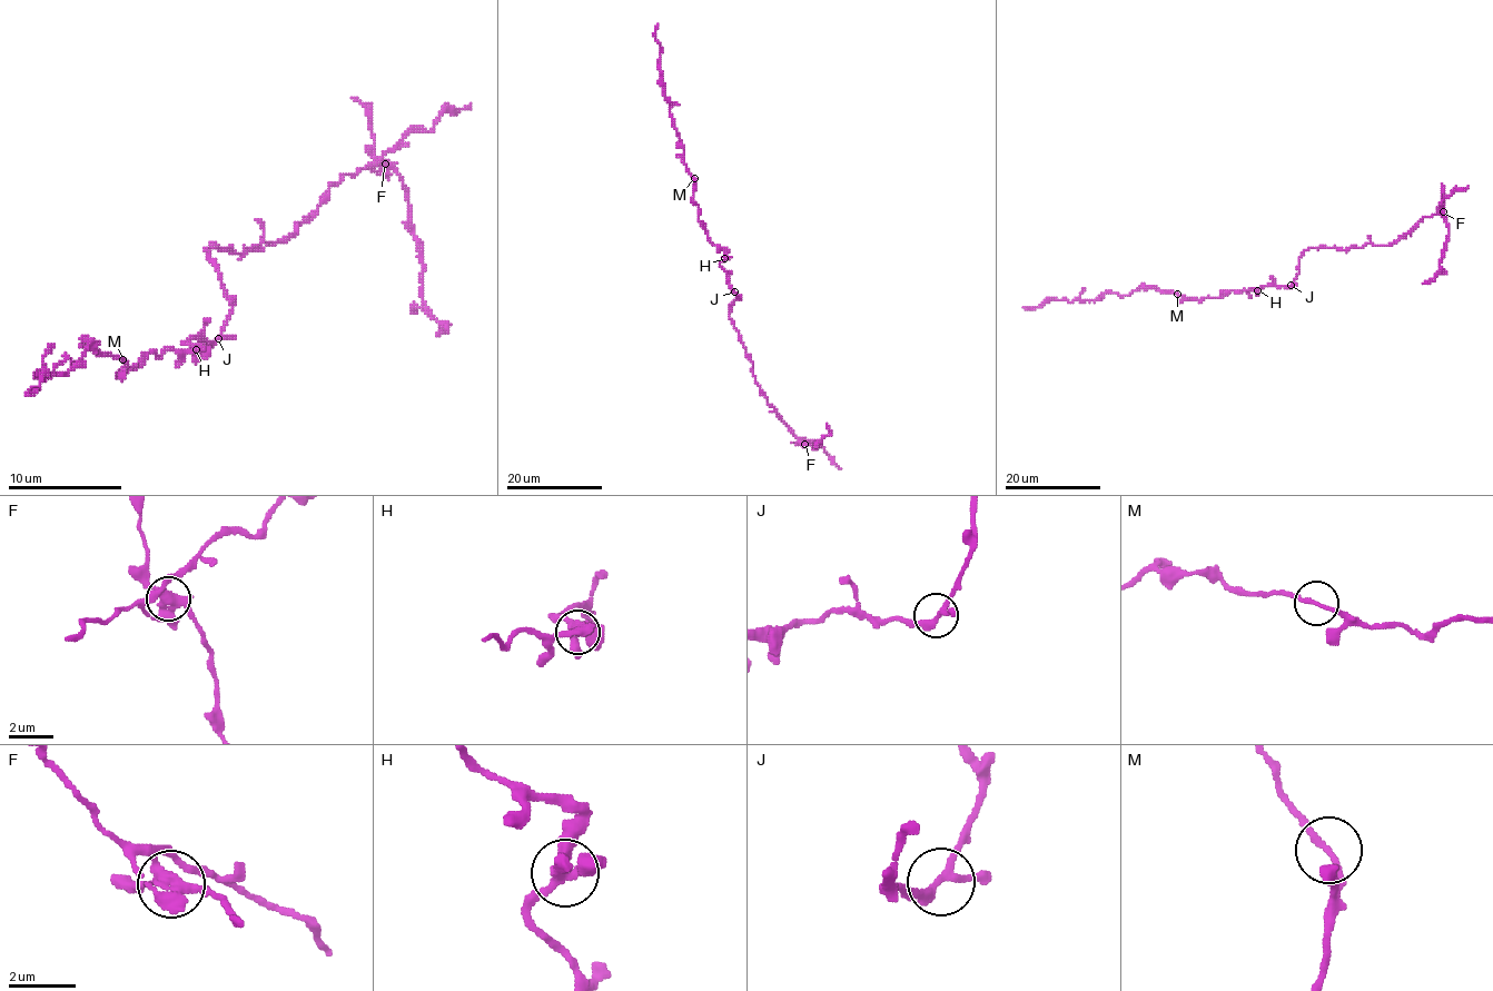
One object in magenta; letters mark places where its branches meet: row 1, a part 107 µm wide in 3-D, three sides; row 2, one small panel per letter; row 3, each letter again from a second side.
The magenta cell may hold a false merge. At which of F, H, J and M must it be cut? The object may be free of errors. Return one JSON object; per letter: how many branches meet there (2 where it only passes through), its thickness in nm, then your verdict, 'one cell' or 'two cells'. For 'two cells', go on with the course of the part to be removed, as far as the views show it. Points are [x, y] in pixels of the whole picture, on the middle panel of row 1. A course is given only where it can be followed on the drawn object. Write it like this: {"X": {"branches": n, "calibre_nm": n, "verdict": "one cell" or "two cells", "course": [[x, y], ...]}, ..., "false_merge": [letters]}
{"F": {"branches": 4, "calibre_nm": 360, "verdict": "two cells", "course": [[804, 443], [814, 449], [831, 433], [826, 423]]}, "H": {"branches": 4, "calibre_nm": 360, "verdict": "one cell"}, "J": {"branches": 3, "calibre_nm": 240, "verdict": "one cell"}, "M": {"branches": 2, "calibre_nm": 160, "verdict": "one cell"}, "false_merge": ["F"]}

